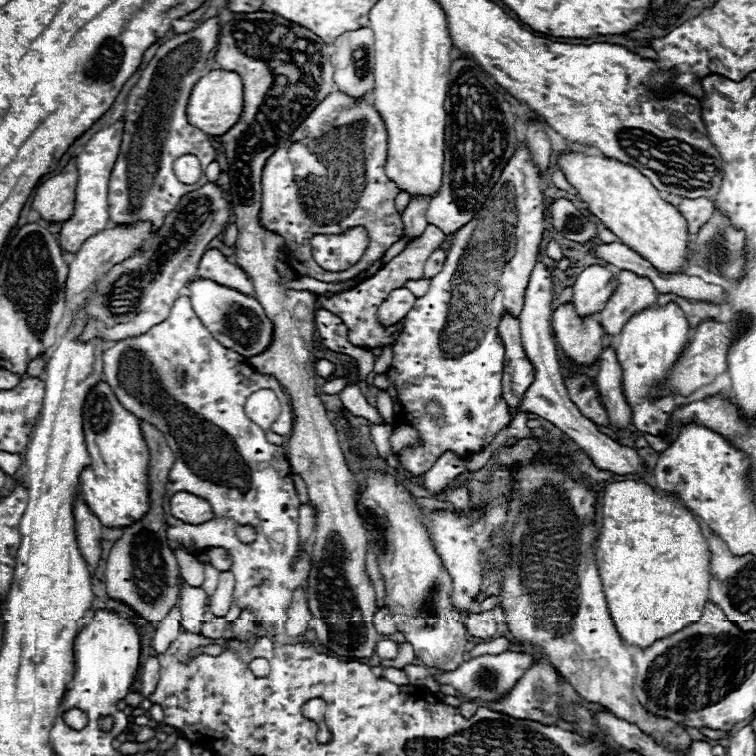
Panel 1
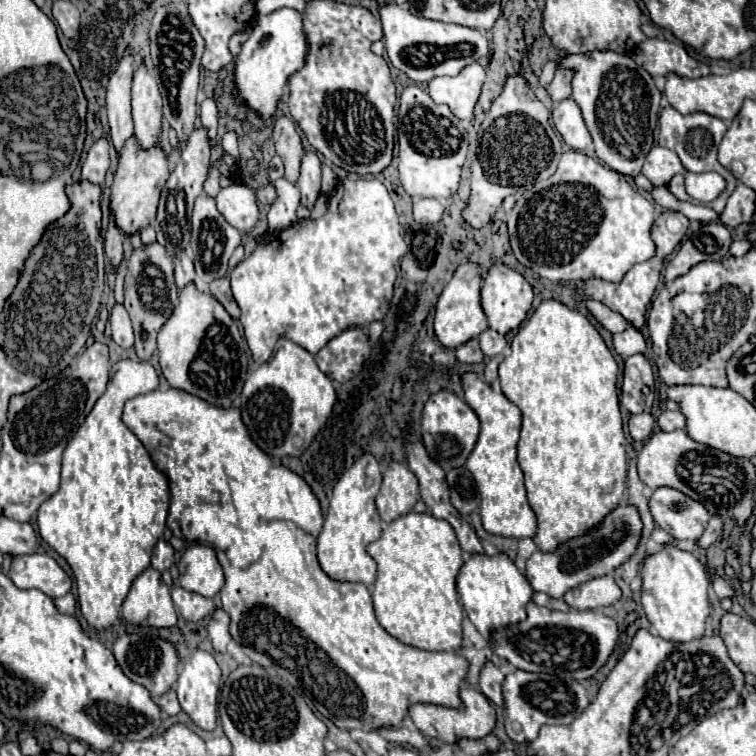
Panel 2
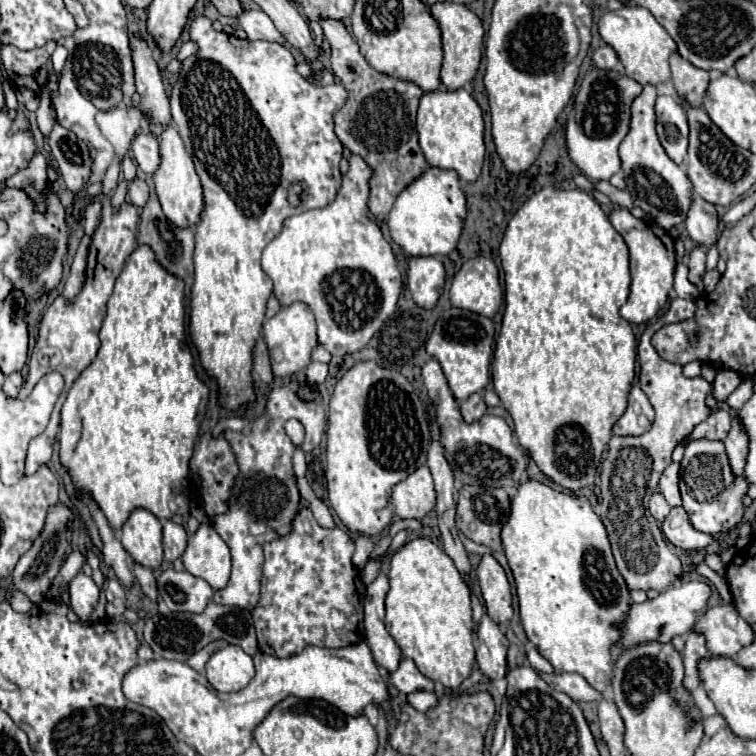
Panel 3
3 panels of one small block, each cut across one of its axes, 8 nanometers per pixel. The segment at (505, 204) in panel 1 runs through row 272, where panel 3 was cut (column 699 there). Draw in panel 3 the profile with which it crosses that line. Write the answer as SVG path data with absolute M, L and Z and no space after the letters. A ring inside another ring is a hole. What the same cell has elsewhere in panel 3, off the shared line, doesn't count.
M698 438L684 448L684 458L680 462L680 494L682 506L690 514L690 522L696 530L714 536L732 530L738 522L742 522L742 500L746 492L748 482L744 476L734 476L722 440Z

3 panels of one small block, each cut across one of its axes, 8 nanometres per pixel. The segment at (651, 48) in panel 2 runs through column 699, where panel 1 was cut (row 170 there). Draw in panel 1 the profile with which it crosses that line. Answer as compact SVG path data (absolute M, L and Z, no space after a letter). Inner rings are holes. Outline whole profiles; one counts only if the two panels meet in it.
M72 158L60 174L40 182L34 190L32 208L40 212L42 220L64 222L74 214L74 190L78 182L76 160Z

